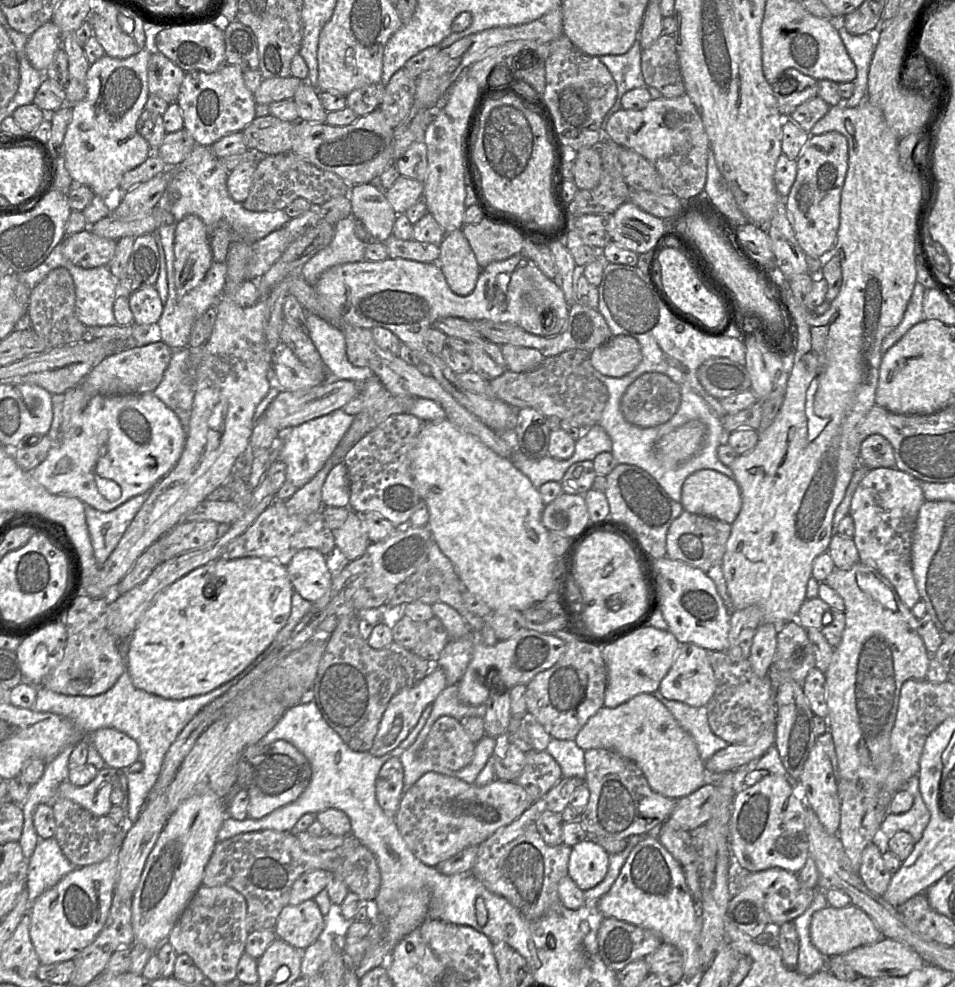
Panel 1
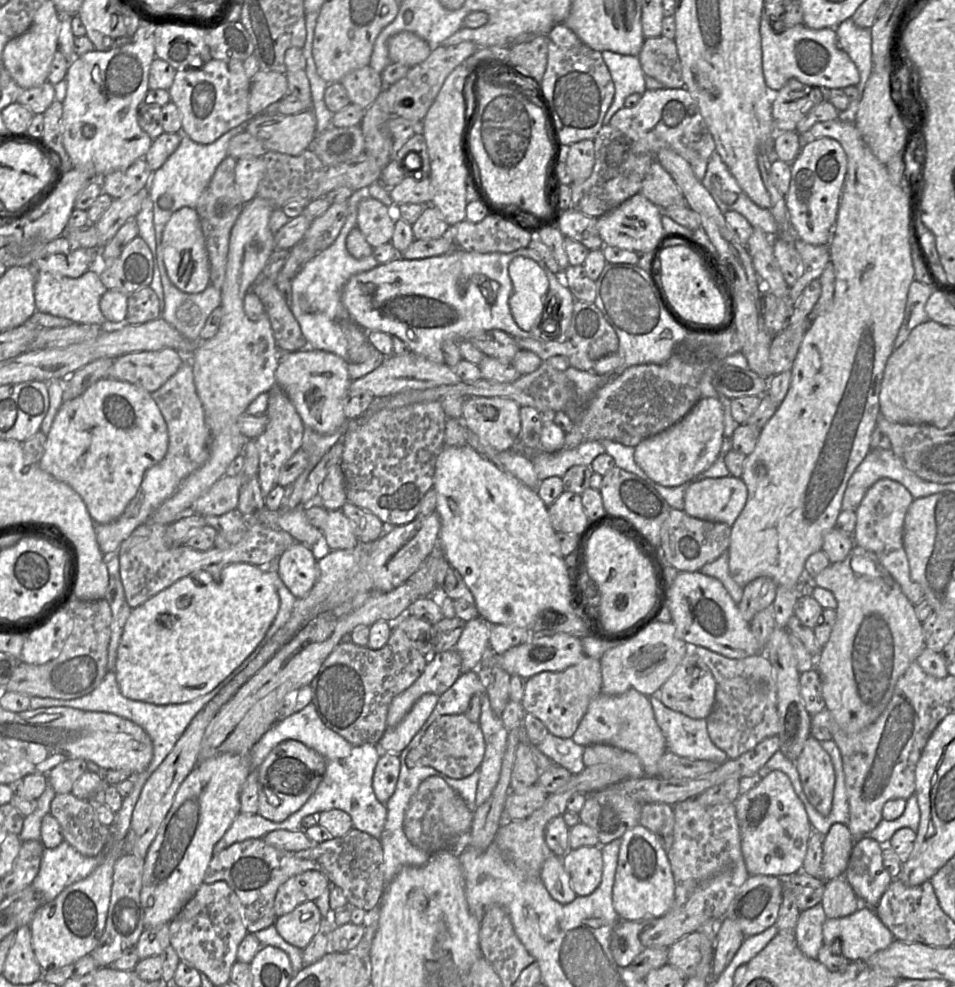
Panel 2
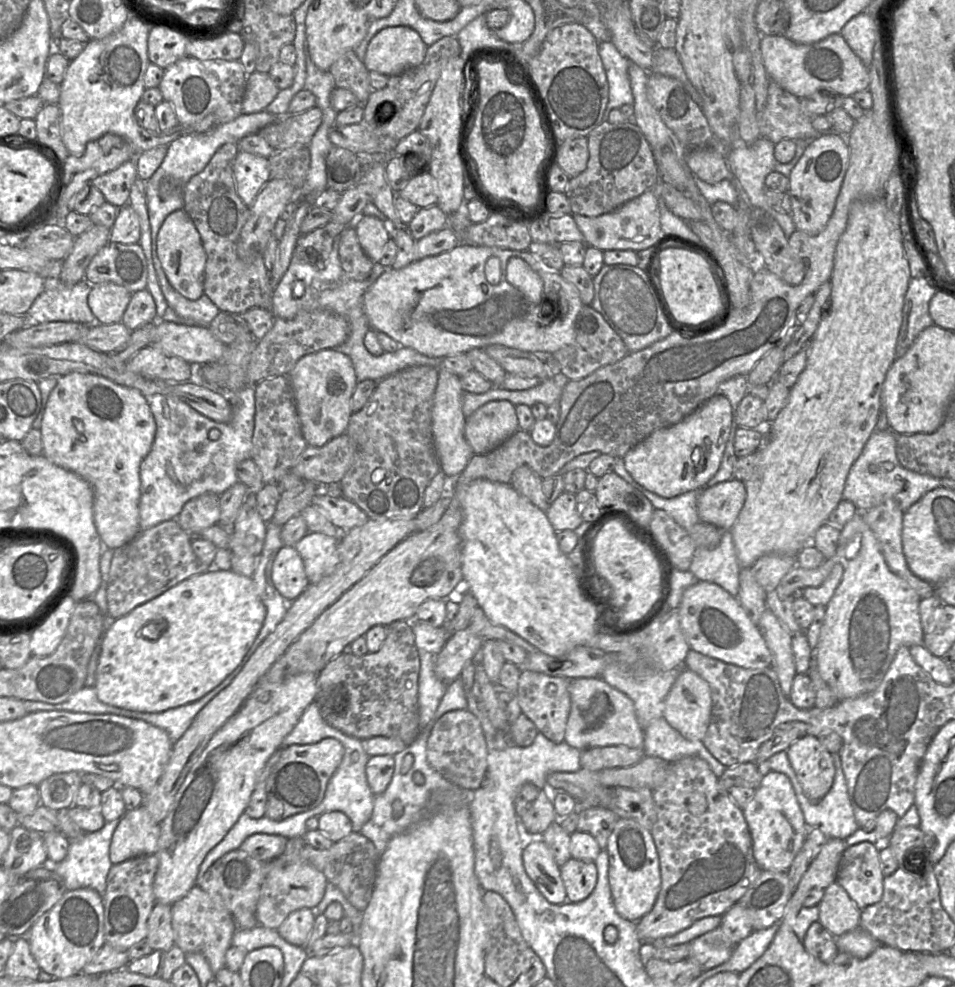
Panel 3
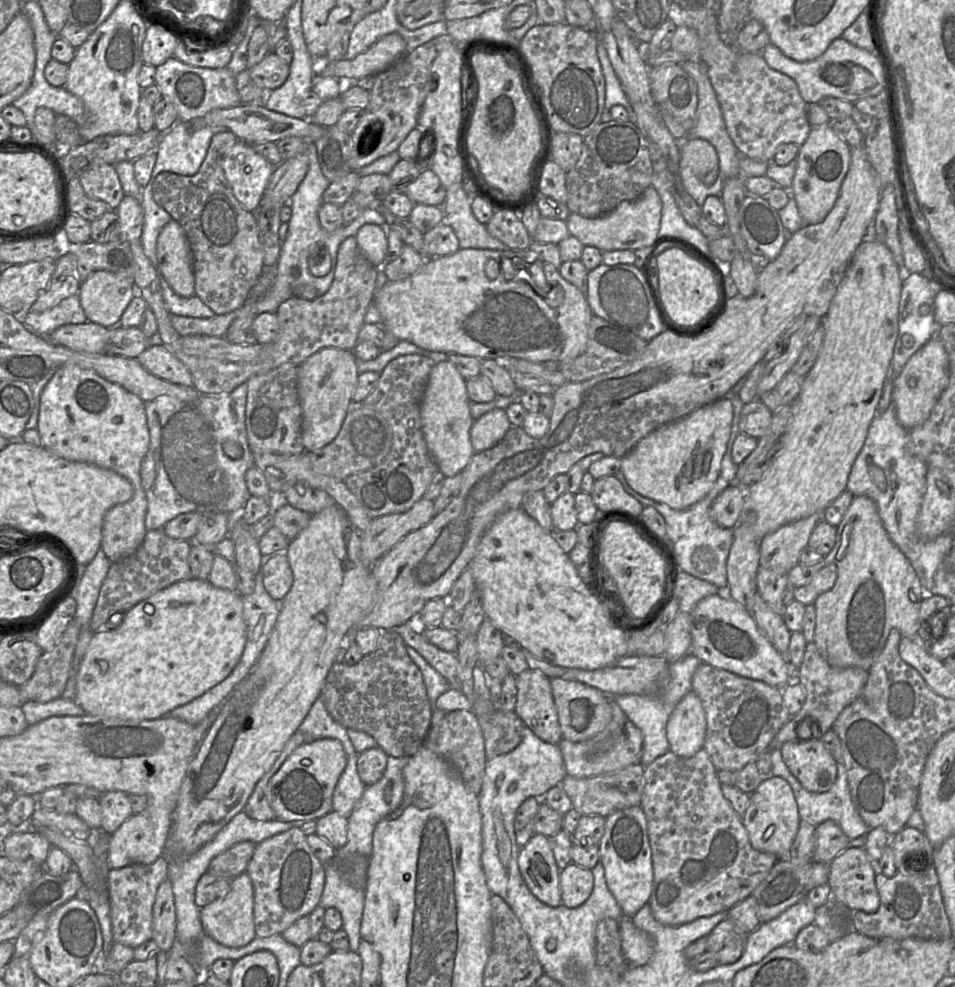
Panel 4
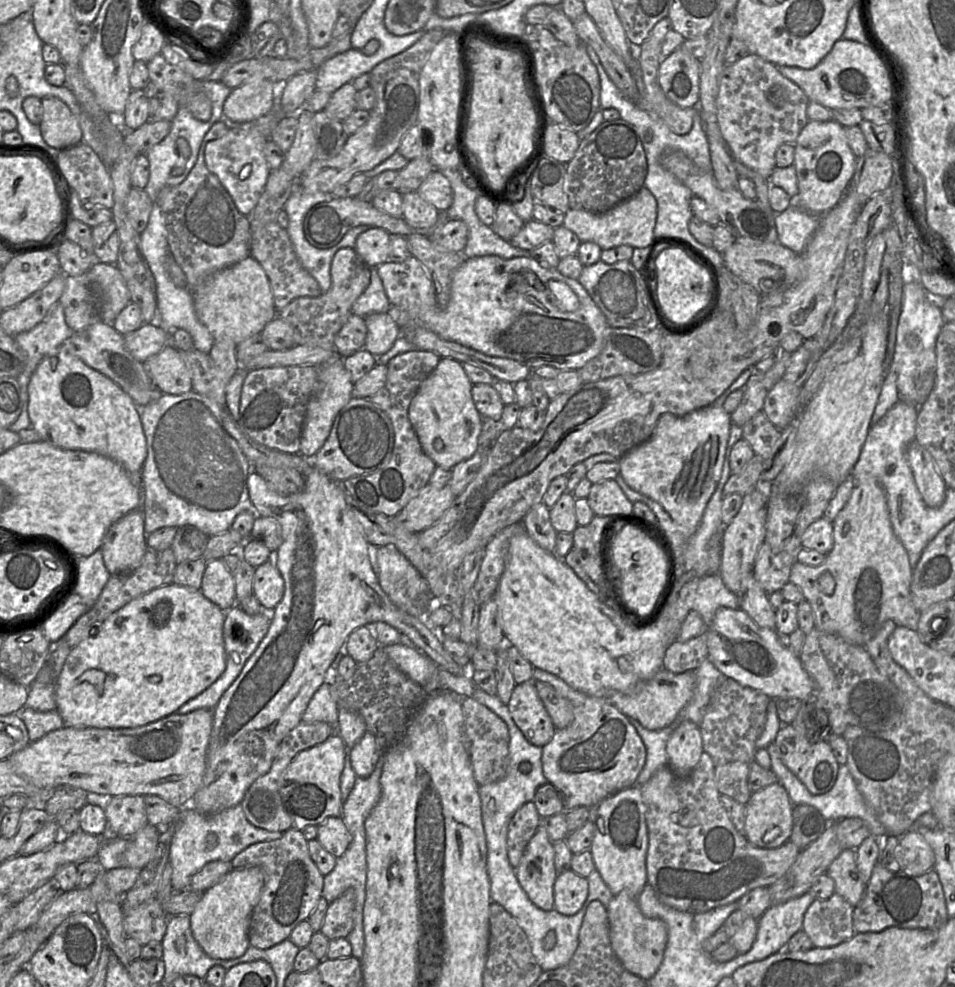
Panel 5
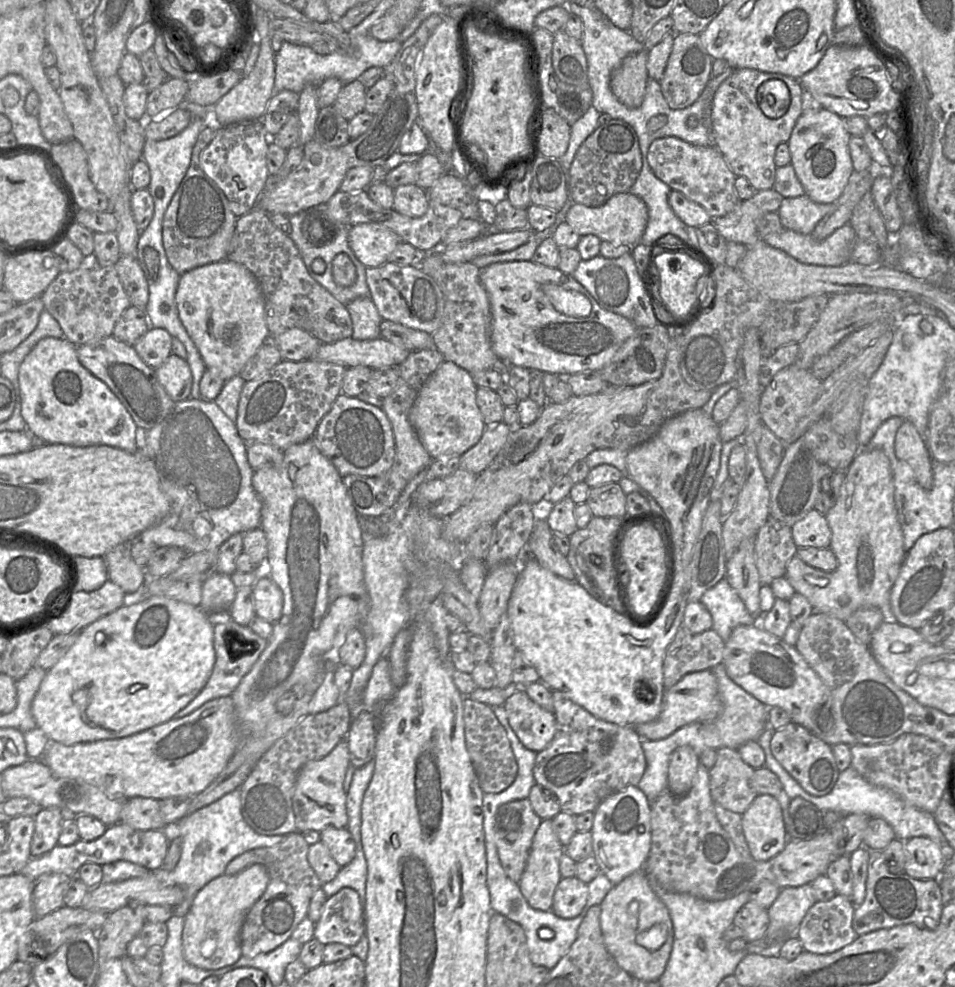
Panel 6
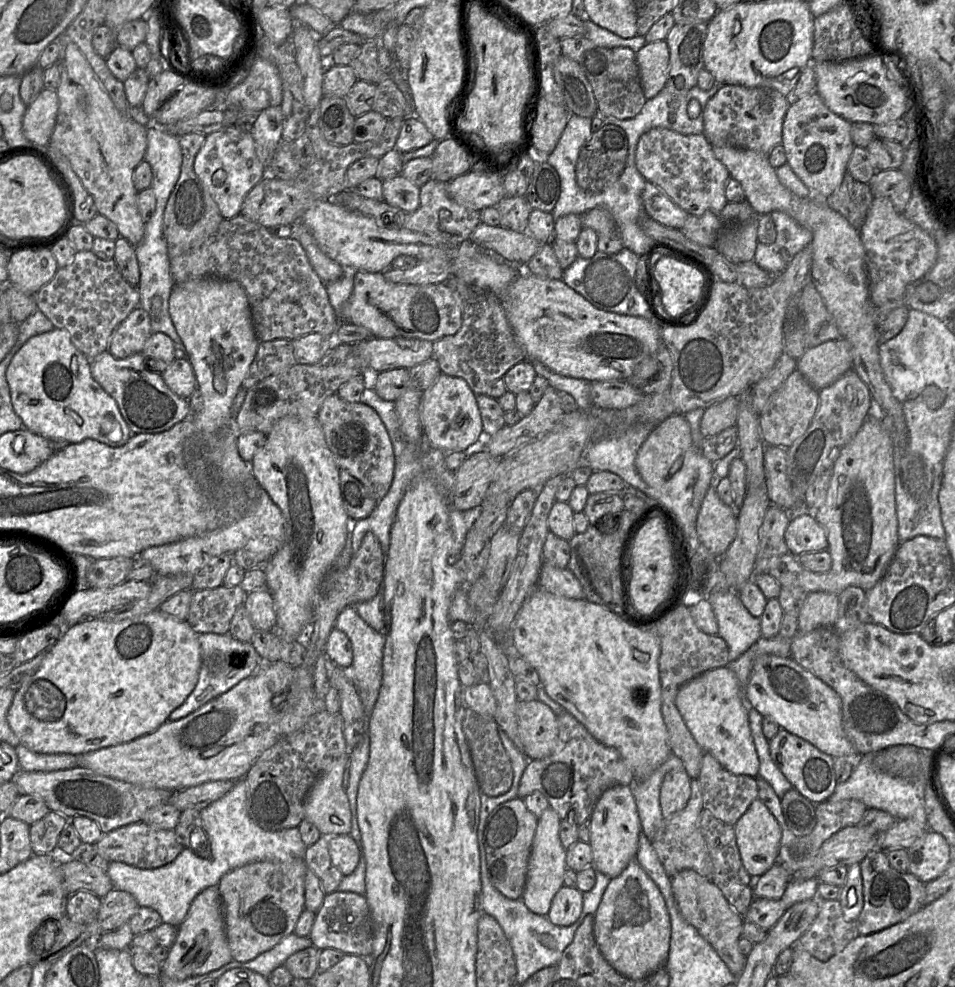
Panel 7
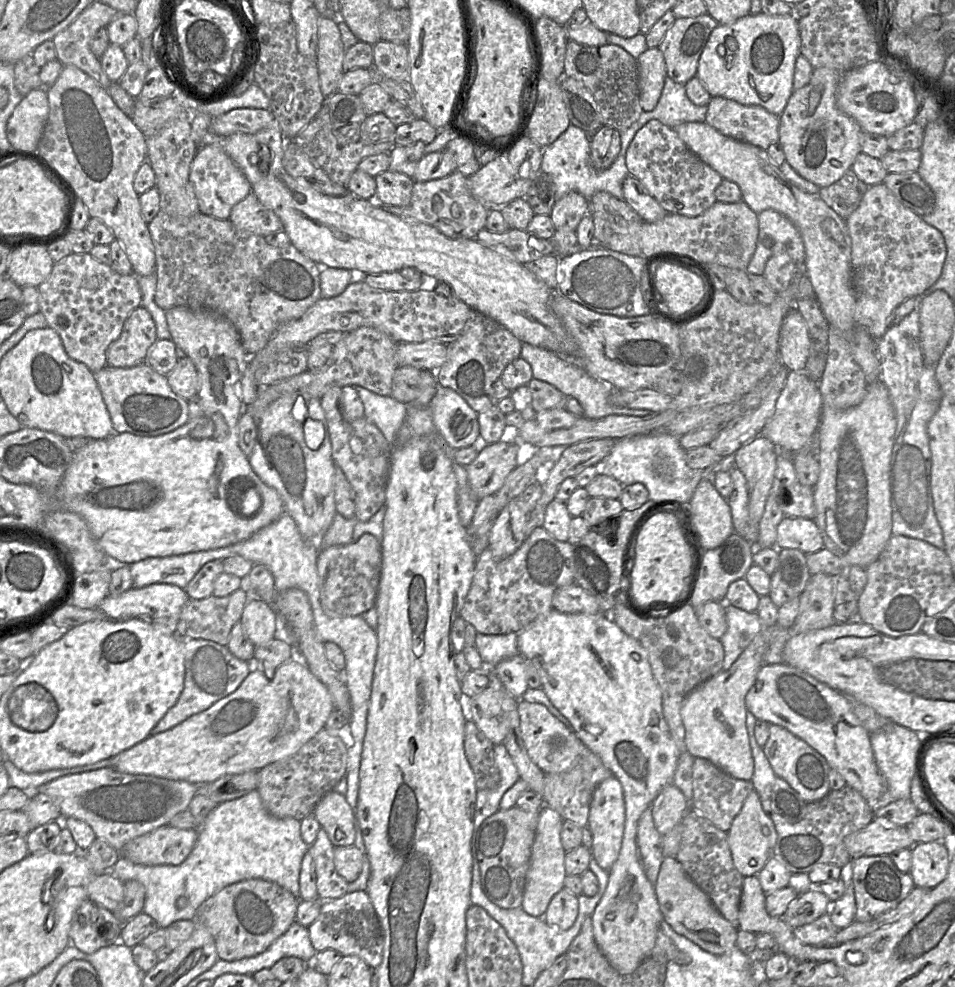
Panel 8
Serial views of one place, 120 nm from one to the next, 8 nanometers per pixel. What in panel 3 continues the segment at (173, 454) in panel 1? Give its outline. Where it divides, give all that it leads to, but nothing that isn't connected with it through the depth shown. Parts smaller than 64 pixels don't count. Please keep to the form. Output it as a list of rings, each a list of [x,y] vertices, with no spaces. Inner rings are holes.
[[[90,373],[63,375],[49,395],[40,432],[43,455],[91,485],[94,523],[104,548],[116,550],[136,538],[141,532],[140,464],[150,452],[156,432],[141,392]]]

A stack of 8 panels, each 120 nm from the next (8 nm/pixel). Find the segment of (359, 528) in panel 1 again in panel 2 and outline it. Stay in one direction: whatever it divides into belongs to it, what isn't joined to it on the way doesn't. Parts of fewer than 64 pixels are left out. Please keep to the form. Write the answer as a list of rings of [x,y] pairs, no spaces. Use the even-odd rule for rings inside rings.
[[[340,510],[328,511],[321,531],[331,550],[351,550],[359,544],[351,521]]]

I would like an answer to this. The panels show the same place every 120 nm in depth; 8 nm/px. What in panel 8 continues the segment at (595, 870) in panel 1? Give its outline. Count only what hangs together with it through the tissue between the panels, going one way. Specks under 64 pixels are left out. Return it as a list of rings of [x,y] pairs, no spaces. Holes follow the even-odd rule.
[[[563,888],[551,899],[543,920],[549,926],[566,931],[573,926],[578,913],[578,896]]]

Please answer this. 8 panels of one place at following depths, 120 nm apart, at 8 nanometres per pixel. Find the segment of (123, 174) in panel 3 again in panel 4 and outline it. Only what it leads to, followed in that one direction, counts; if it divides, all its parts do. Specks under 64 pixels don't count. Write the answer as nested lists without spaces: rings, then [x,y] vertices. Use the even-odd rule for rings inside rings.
[[[114,165],[89,169],[80,175],[79,181],[88,197],[104,201],[112,210],[125,196]]]

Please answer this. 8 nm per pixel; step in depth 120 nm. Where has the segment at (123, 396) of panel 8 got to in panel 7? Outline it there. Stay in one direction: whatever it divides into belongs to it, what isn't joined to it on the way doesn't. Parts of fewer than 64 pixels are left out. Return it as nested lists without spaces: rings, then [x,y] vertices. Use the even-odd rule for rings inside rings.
[[[107,350],[89,360],[89,365],[93,379],[115,400],[133,435],[167,431],[190,414],[188,401],[175,395],[165,385],[161,374],[150,371],[141,354],[116,359]]]

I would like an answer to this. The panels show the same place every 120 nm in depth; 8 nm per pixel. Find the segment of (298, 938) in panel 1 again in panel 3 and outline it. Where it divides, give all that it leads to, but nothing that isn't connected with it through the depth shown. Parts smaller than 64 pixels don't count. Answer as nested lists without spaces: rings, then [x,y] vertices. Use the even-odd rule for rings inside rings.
[[[301,908],[292,912],[276,930],[286,942],[304,947],[315,922],[312,909]]]

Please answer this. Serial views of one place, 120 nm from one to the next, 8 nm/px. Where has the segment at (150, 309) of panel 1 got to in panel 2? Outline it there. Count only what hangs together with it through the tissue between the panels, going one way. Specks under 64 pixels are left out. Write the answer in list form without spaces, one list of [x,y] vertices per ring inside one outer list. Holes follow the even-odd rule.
[[[149,286],[128,296],[126,323],[140,325],[160,317],[158,297]]]

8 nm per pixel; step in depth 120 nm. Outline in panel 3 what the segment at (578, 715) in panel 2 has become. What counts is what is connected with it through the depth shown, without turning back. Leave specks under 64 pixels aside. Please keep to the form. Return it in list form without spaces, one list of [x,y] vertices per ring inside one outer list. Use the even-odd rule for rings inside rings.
[[[521,670],[517,697],[522,714],[527,716],[538,731],[554,743],[562,743],[565,739],[566,726],[571,710],[569,693],[570,679],[549,676],[544,673]]]

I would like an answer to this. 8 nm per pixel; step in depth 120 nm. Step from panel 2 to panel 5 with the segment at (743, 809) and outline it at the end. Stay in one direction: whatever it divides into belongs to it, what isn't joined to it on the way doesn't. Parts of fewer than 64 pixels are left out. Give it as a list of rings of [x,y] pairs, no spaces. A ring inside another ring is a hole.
[[[780,782],[753,792],[745,804],[744,836],[758,848],[780,847],[790,840],[793,806]]]

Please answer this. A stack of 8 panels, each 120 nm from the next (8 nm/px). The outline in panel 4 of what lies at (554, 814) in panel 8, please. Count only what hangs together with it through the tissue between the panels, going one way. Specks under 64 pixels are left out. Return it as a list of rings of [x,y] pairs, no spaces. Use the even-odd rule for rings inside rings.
[[[534,834],[521,848],[518,866],[529,890],[538,900],[550,907],[562,905],[561,870],[556,864],[548,837]]]

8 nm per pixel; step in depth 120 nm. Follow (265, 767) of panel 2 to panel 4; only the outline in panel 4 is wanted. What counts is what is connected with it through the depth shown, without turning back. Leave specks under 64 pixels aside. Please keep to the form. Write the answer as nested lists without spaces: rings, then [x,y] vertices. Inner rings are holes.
[[[318,739],[296,748],[268,782],[267,796],[275,820],[302,825],[331,812],[333,792],[346,763],[346,753],[337,739]]]

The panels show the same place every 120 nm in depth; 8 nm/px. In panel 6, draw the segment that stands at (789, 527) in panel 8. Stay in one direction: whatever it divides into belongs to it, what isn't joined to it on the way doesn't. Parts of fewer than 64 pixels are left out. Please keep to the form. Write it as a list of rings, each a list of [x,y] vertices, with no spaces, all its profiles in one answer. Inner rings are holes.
[[[811,510],[792,527],[792,538],[798,548],[830,548],[831,530],[824,515]]]

